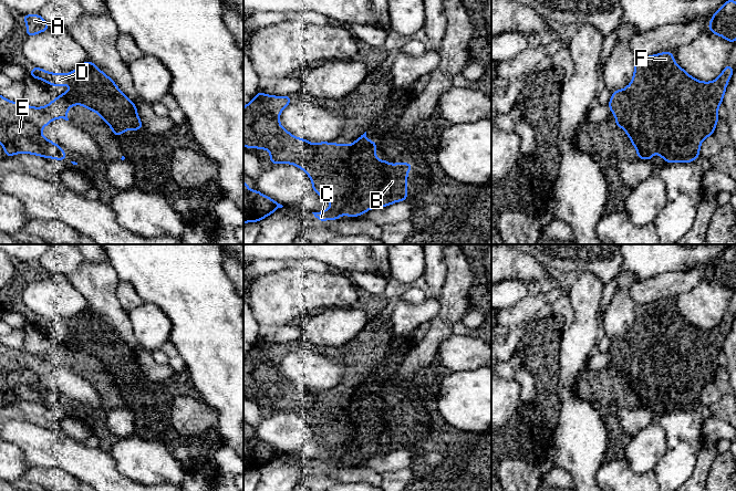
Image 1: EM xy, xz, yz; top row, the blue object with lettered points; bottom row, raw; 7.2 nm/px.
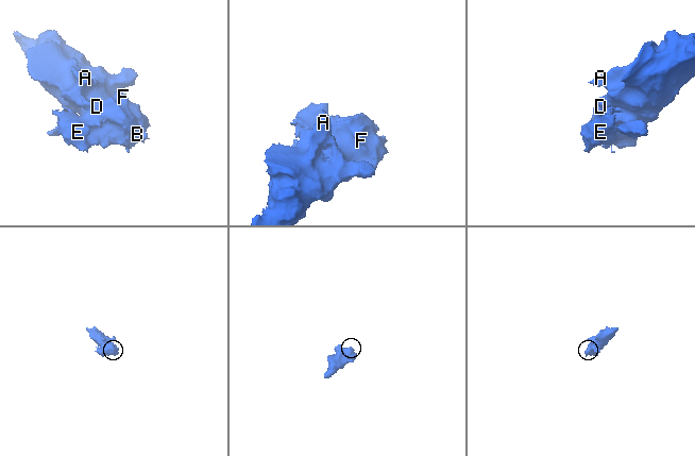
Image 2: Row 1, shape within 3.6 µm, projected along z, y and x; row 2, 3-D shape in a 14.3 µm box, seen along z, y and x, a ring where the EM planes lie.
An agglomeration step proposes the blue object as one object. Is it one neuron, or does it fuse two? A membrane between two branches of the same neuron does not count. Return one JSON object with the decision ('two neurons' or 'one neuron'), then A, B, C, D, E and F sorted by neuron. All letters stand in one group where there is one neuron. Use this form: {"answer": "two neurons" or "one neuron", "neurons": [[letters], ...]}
{"answer": "one neuron", "neurons": [["A", "B", "C", "D", "E", "F"]]}

